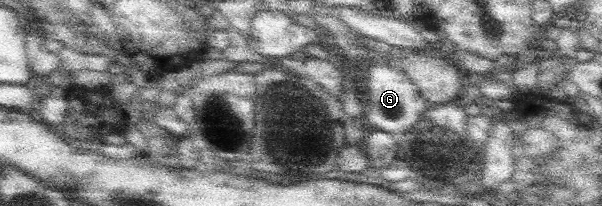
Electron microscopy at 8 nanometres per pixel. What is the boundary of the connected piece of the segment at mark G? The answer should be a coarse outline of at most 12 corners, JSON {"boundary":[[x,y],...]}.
{"boundary":[[365,68],[367,127],[397,140],[430,107],[402,69]]}

